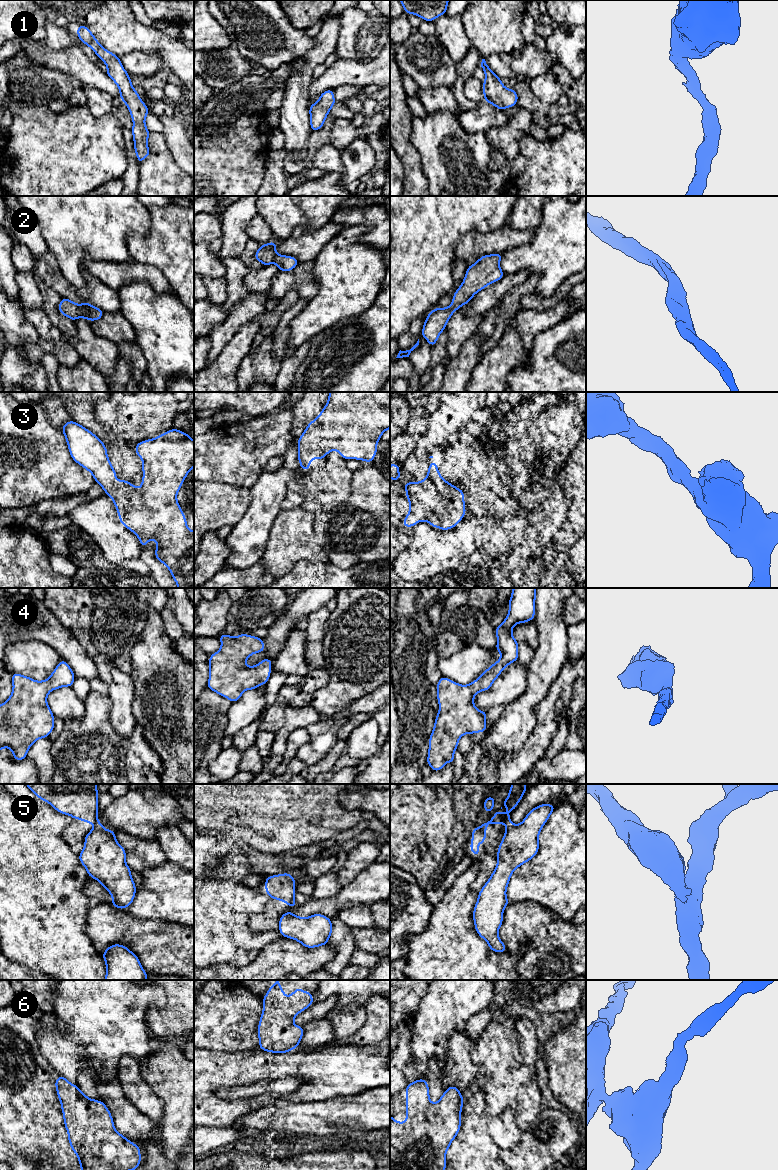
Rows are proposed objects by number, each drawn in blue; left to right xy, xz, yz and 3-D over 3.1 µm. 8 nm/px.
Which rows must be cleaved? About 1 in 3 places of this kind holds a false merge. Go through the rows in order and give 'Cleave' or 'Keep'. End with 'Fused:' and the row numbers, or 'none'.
1: Keep
2: Keep
3: Keep
4: Keep
5: Cleave
6: Keep
Fused: 5

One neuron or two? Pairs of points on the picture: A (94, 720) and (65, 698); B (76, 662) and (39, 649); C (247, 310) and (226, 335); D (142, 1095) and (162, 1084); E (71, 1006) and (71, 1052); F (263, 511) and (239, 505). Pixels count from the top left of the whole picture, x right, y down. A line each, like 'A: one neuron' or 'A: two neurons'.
A: two neurons
B: two neurons
C: one neuron
D: two neurons
E: two neurons
F: two neurons

